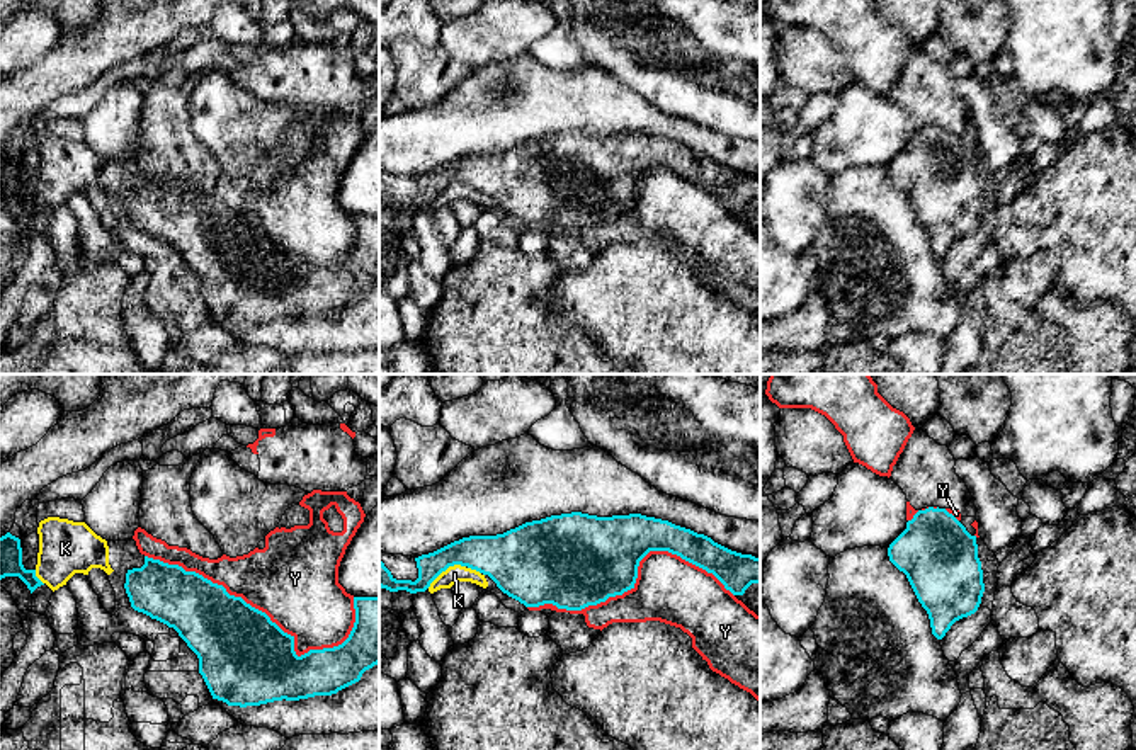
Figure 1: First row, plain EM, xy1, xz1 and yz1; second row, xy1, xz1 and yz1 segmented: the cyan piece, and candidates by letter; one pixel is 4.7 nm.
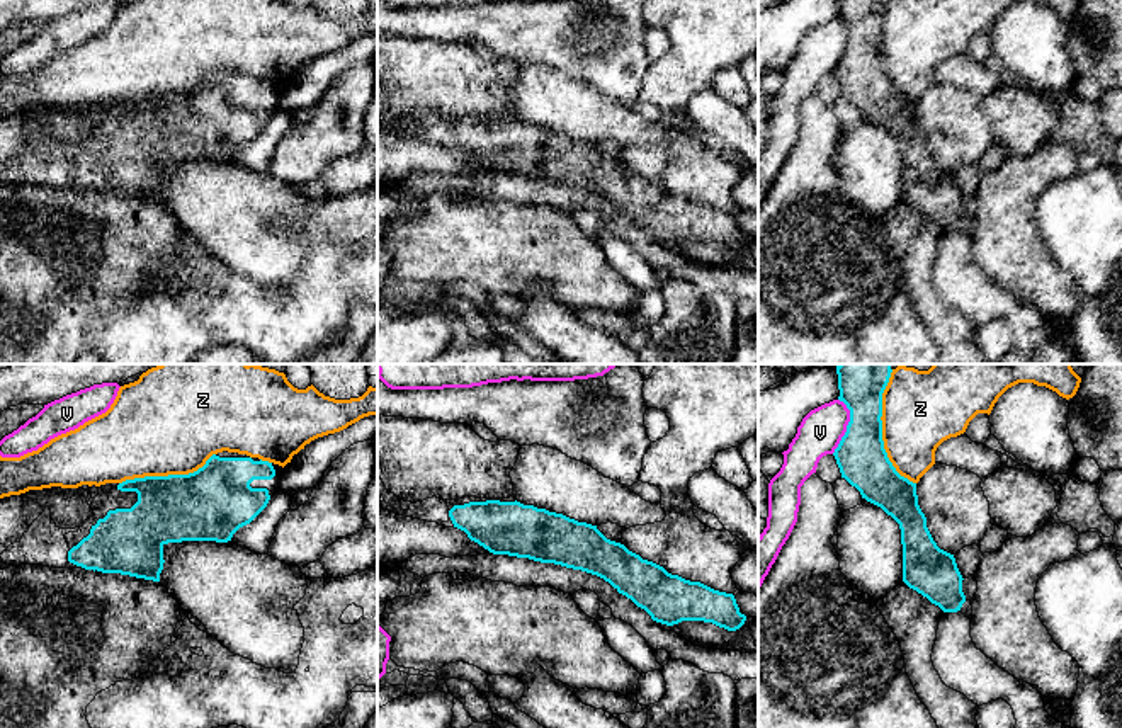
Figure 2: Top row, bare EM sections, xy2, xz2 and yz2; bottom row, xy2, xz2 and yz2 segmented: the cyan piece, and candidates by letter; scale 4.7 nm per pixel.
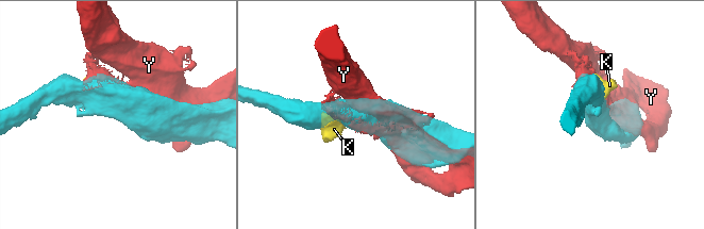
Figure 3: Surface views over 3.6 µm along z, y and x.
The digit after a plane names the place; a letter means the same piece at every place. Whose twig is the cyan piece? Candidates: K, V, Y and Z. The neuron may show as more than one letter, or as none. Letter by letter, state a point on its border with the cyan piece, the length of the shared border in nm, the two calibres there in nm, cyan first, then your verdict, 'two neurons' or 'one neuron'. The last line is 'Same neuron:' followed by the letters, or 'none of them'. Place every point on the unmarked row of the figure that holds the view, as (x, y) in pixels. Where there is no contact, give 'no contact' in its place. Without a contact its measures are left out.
K: xz1 (446, 187) | 220 nm | 200/80 nm | two neurons
V: yz2 (847, 45) | 260 nm | 240/200 nm | two neurons
Y: xy1 (261, 230) | 1050 nm | 440/420 nm | two neurons
Z: yz2 (881, 55) | 500 nm | 240/340 nm | two neurons
Same neuron: none of them

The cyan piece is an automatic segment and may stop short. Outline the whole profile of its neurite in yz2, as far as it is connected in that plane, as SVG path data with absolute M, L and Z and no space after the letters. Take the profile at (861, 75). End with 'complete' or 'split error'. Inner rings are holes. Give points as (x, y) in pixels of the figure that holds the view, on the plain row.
M838 0L838 19L850 29L850 41L833 75L842 97L855 105L862 117L881 126L901 148L903 201L938 225L944 231L957 231L966 221L962 194L954 173L933 160L926 136L918 124L916 102L901 95L887 77L882 60L882 12L889 0Z; complete

